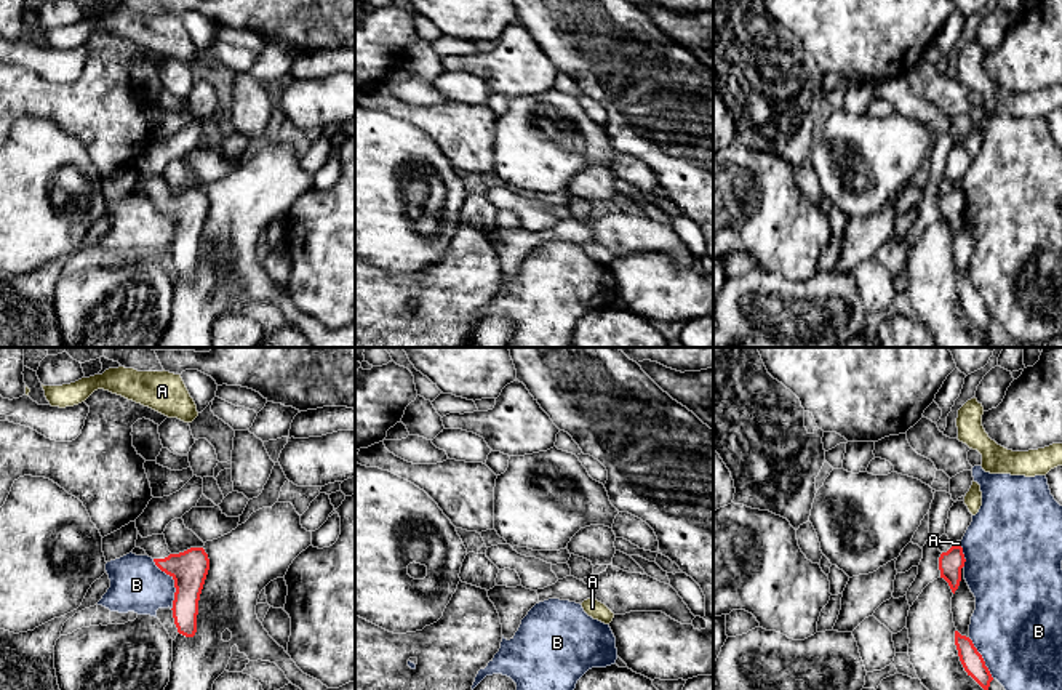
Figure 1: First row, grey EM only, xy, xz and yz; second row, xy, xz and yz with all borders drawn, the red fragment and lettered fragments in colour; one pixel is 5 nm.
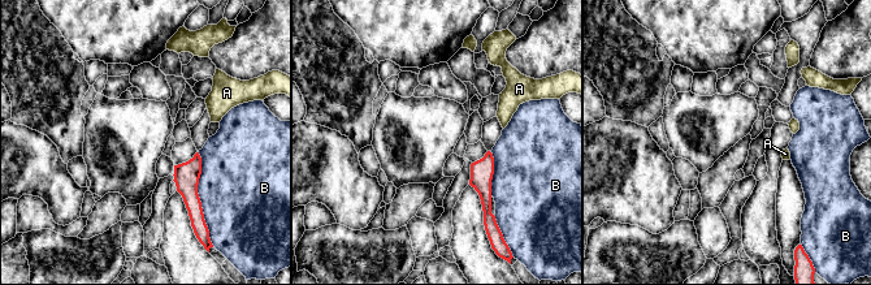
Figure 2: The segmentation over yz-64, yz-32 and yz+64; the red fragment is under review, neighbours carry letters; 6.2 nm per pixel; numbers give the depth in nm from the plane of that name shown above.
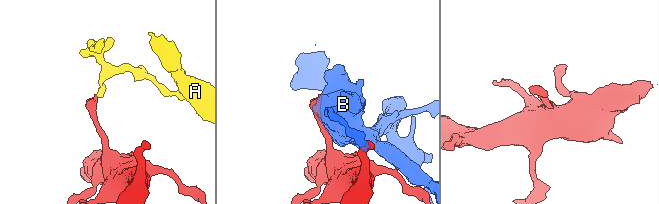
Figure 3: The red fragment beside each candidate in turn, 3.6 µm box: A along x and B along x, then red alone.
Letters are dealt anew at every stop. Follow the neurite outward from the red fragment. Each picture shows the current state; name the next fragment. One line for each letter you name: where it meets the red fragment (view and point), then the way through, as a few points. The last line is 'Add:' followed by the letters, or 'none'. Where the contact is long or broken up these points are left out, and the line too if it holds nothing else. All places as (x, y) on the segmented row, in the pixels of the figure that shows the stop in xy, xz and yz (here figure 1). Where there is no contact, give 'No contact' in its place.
Add: none

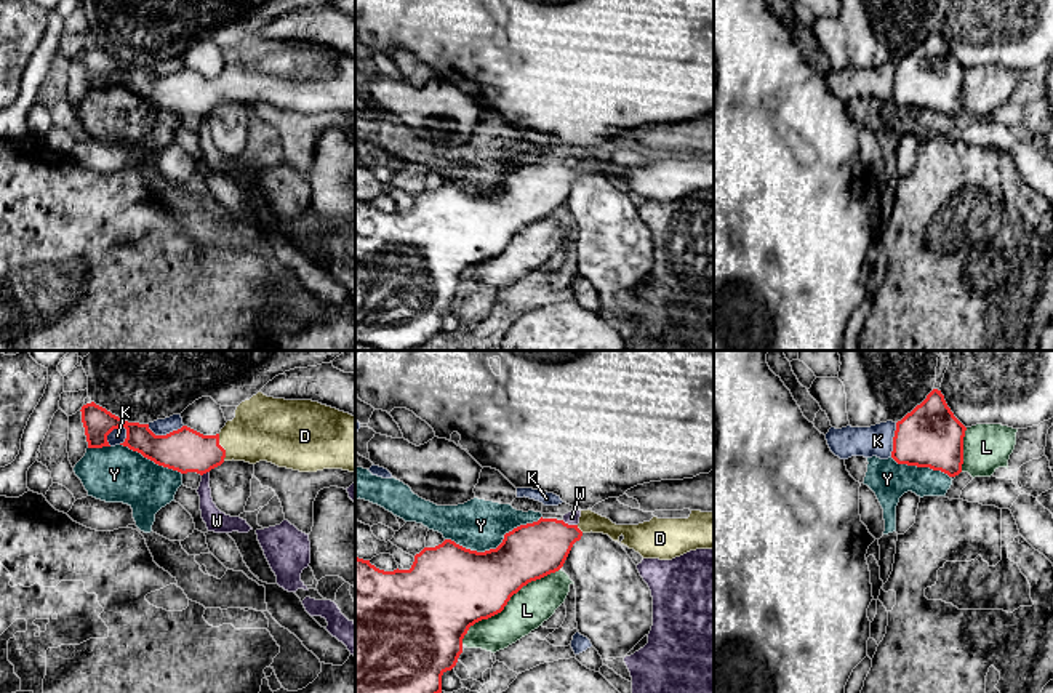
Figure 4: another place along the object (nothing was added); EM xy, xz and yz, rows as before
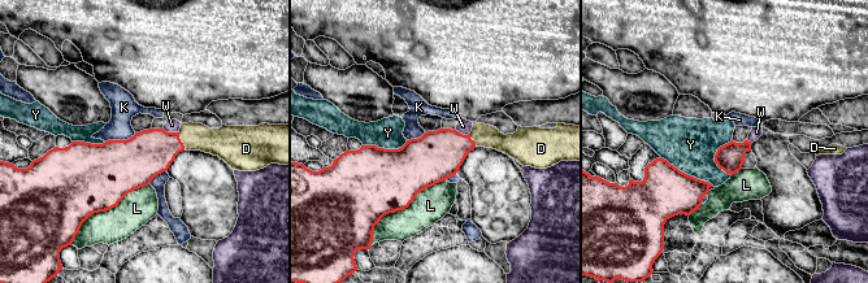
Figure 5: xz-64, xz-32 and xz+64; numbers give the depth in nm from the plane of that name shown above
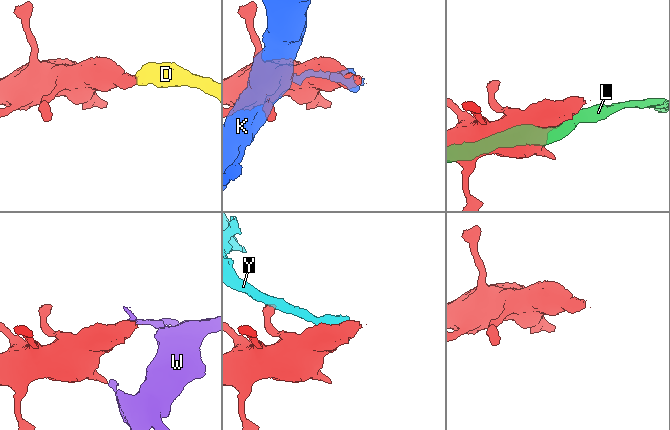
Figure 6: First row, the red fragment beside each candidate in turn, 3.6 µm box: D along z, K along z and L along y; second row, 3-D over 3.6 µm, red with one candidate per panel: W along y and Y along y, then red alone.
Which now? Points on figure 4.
D: Touches red at xy (221, 447). Path across: xy (184, 450), (221, 447), (268, 429)
Add: D

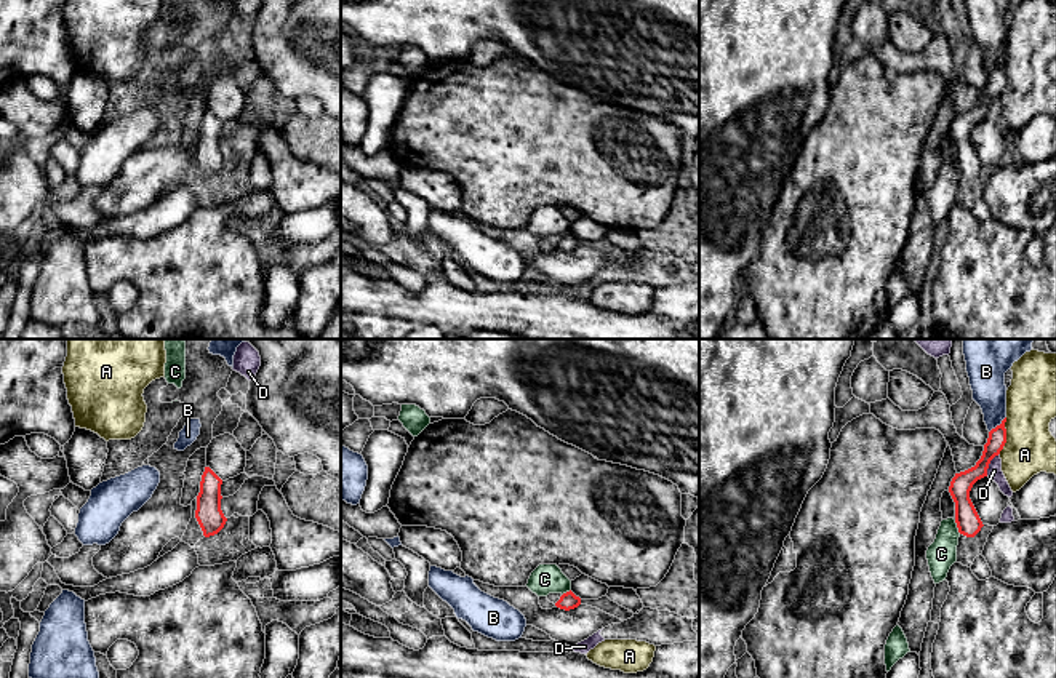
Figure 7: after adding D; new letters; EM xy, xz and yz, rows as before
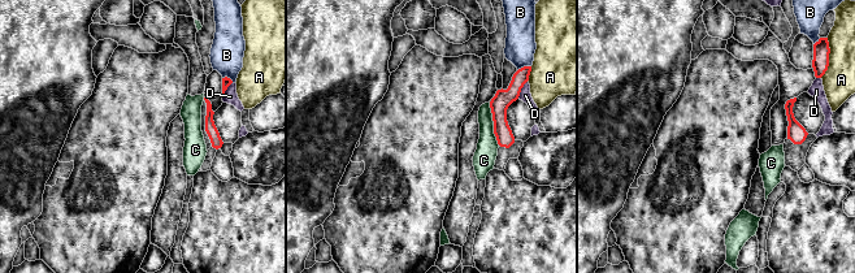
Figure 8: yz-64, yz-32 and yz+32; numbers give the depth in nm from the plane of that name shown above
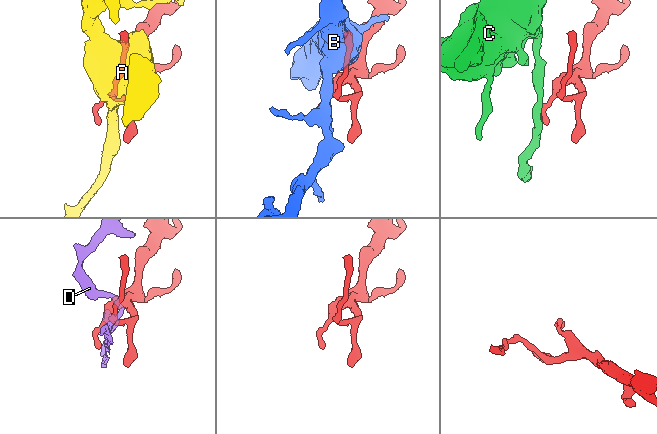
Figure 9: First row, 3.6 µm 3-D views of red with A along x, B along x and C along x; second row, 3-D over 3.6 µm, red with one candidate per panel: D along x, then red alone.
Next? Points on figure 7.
Add: none

